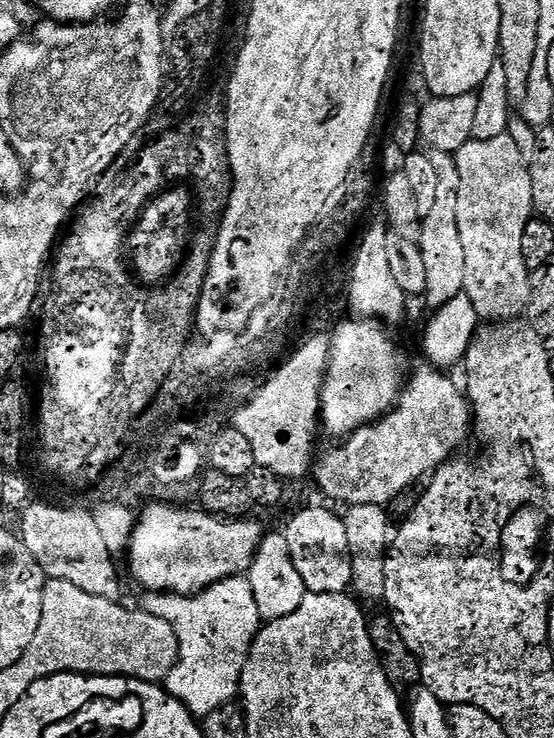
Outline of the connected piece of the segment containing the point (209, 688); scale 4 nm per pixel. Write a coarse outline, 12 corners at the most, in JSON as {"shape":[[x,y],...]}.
{"shape":[[227,576],[190,596],[148,592],[172,624],[168,695],[197,718],[238,696],[262,627],[254,590]]}

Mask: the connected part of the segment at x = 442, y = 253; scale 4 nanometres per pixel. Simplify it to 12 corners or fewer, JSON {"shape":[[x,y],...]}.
{"shape":[[429,151],[438,198],[418,229],[426,301],[461,295],[466,253],[458,234],[458,166]]}

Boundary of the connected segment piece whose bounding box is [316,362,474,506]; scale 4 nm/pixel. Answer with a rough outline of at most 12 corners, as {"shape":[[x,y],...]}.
{"shape":[[439,367],[332,448],[316,484],[390,505],[468,440],[472,410]]}

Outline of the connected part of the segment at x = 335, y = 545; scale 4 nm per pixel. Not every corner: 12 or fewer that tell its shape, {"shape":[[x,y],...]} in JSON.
{"shape":[[304,508],[283,529],[308,592],[352,587],[346,526]]}

